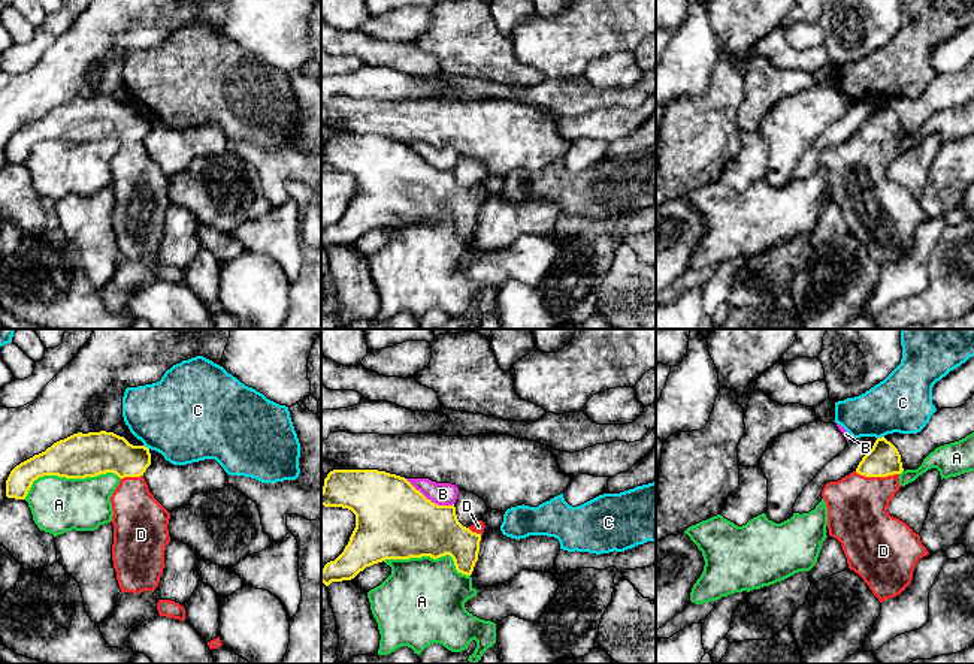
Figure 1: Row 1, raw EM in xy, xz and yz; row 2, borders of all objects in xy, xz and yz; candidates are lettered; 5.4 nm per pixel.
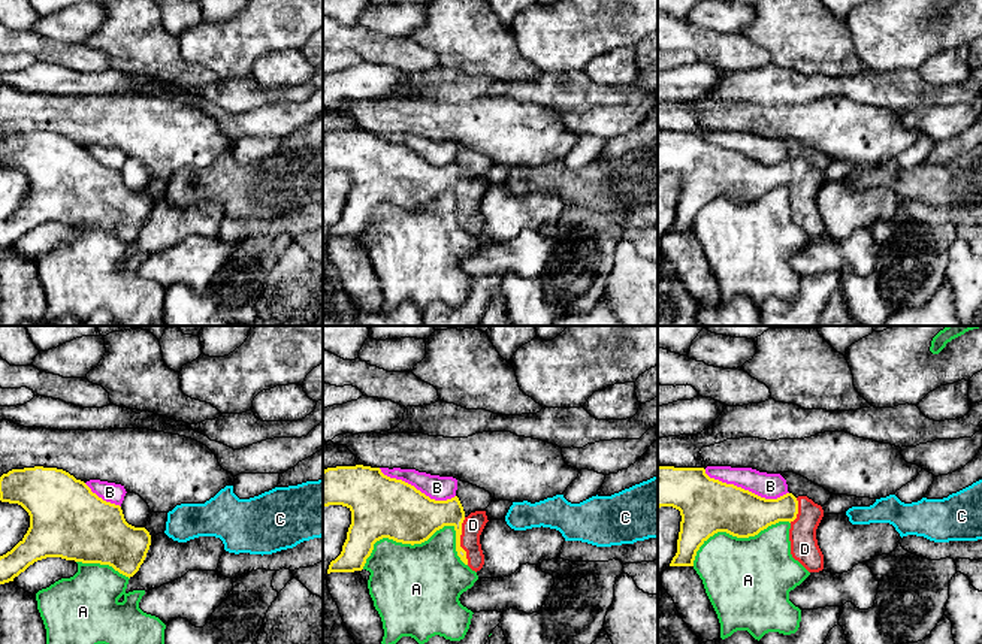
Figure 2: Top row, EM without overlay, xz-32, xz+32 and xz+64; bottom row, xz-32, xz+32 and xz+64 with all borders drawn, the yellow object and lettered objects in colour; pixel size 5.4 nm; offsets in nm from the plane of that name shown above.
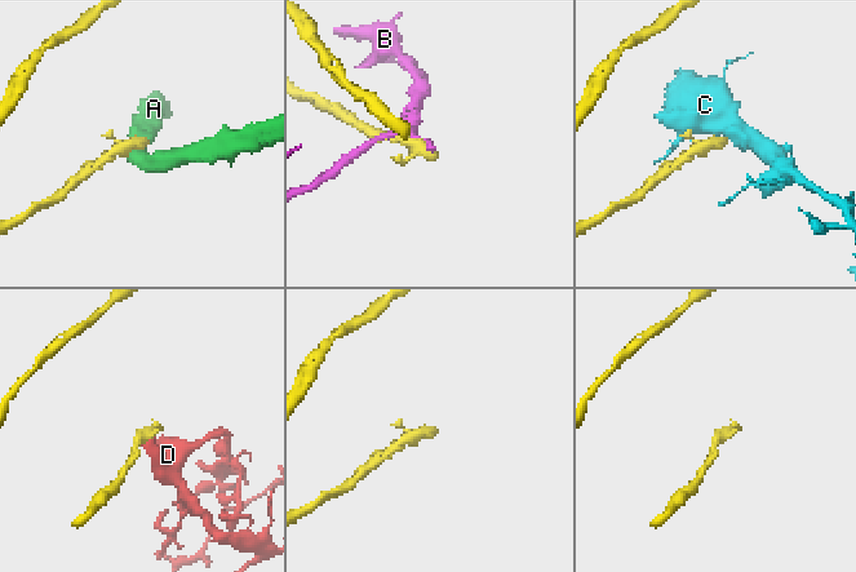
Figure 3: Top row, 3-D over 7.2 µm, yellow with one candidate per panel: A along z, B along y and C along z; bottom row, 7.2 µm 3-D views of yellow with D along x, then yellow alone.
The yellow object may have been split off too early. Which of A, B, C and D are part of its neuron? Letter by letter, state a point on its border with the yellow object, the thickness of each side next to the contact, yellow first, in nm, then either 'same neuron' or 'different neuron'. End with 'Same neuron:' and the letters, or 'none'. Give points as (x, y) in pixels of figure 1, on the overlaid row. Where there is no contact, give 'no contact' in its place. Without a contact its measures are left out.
A: meets yellow in xy at (67, 477); 240 nm thick on the yellow side, 300 nm on the other; different neuron
B: meets yellow in xz at (429, 500); 420 nm thick on the yellow side, 130 nm on the other; different neuron
C: meets yellow in yz at (882, 437); 180 nm thick on the yellow side, 320 nm on the other; different neuron
D: meets yellow in yz at (877, 476); 180 nm thick on the yellow side, 320 nm on the other; same neuron
Same neuron: D

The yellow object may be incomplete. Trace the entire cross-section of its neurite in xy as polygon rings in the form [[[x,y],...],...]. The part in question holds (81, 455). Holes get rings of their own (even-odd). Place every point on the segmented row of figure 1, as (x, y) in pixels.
[[[78,432],[16,465],[6,480],[6,497],[25,499],[33,482],[43,476],[85,479],[106,473],[117,474],[120,485],[111,497],[114,510],[111,520],[114,525],[112,561],[121,592],[140,594],[158,586],[164,568],[164,550],[170,541],[167,529],[170,513],[154,498],[143,479],[149,465],[151,453],[145,446],[133,446],[114,432]]]

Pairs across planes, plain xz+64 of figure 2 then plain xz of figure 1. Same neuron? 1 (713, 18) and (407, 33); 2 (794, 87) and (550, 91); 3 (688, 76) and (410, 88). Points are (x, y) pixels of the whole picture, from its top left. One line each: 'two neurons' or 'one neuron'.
1: one neuron
2: one neuron
3: one neuron

